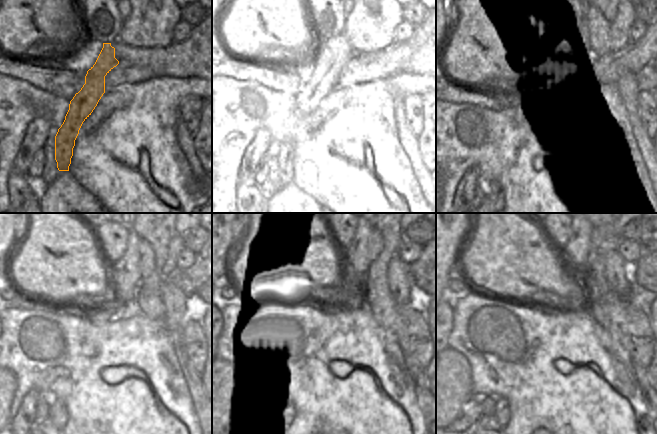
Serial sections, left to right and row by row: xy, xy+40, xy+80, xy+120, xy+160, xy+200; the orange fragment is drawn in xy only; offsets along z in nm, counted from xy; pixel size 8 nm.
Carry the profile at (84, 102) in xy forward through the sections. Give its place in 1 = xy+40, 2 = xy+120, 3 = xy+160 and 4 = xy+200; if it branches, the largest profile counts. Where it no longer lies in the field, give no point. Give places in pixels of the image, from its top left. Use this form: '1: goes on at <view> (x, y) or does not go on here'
1: goes on at xy+40 (336, 51)
2: goes on at xy+120 (127, 270)
3: goes on at xy+160 (355, 257)
4: goes on at xy+200 (577, 251)

